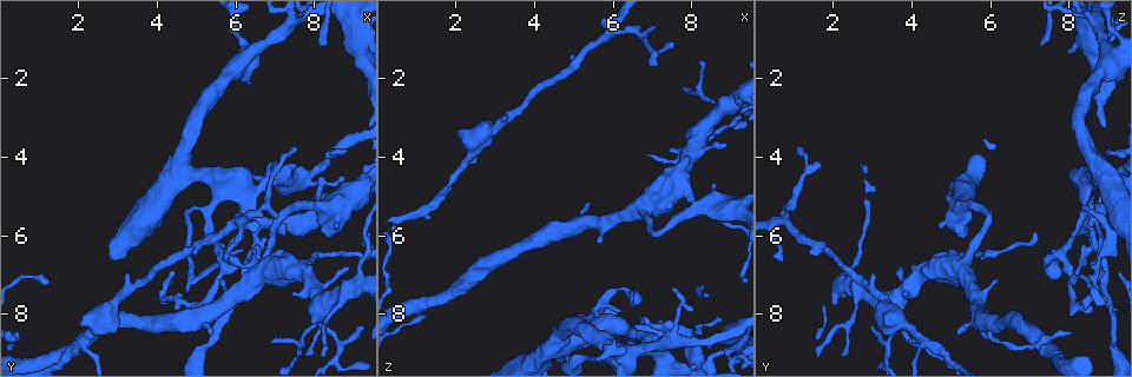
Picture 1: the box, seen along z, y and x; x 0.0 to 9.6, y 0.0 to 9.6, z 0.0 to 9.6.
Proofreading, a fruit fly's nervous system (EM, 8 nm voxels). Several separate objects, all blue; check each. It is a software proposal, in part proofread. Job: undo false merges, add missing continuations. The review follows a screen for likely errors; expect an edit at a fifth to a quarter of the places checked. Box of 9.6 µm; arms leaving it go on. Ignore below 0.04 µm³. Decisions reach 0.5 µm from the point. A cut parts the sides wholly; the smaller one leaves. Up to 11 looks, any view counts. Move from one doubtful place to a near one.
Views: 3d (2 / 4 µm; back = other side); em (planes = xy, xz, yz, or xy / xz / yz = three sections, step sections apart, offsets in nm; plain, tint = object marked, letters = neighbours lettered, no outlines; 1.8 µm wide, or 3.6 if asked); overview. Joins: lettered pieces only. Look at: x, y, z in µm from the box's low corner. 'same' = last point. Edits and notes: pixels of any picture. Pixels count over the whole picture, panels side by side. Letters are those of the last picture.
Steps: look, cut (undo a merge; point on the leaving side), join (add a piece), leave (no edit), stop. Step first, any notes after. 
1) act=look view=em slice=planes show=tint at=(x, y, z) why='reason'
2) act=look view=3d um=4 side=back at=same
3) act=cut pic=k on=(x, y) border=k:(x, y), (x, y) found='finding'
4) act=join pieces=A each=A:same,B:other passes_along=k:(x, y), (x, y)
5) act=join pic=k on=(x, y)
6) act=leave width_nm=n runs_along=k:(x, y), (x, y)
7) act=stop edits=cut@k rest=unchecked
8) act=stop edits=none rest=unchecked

act=look view=em slice=xy step=8 show=tint at=(8.40, 8.50, 3.55)

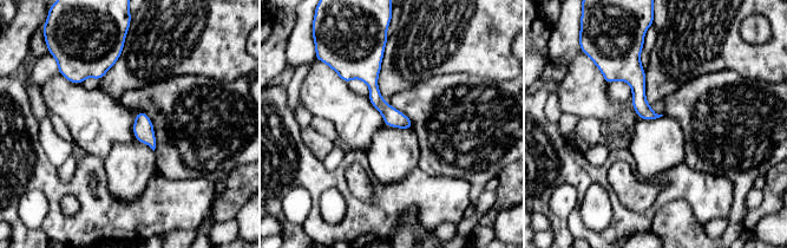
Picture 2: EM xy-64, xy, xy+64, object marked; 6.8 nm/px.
act=look view=em slice=planes show=letters at=same

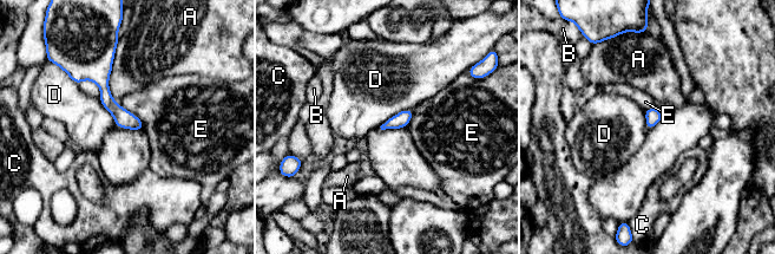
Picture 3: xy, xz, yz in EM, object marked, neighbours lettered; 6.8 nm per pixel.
act=leave width_nm=100 longest_contact=A:400nm each=A:other,B:other,C:other,D:other,E:other found='continuous, no second cell'

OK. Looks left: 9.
act=look view=em slice=xy step=8 show=tint at=(5.75, 6.65, 0.70) why='branch stops here'

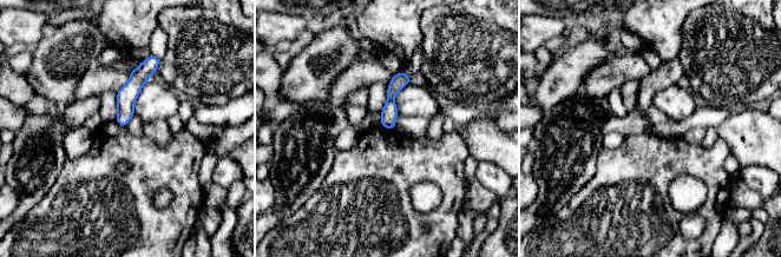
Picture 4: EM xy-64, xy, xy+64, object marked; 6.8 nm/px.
act=look view=em slice=planes show=letters at=same

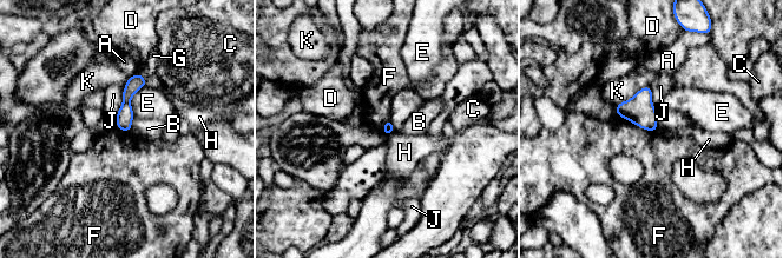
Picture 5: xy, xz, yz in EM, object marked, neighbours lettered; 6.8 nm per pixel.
act=leave each=A:other,B:other,C:other,D:other,E:other,F:other,G:other,H:other,J:other,K:other found='no lettered piece goes on from it'

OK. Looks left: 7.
act=look view=em slice=planes show=letters at=(7.05, 5.40, 0.70) why='free end'

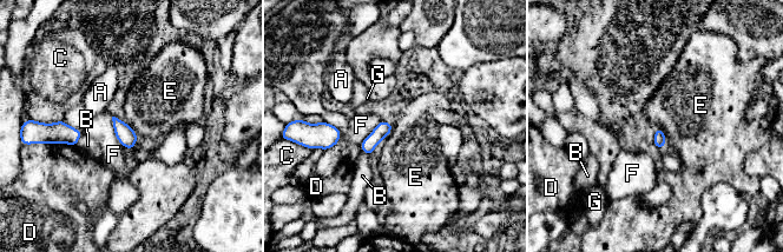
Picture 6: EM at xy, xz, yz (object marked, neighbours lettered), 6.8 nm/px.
act=leave each=A:other,B:other,C:other,D:other,E:other,F:other,G:other found='no lettered piece goes on from it'

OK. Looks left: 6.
act=look view=em slice=yz step=16 show=letters at=(4.80, 6.75, 8.70) why='closes a loop'

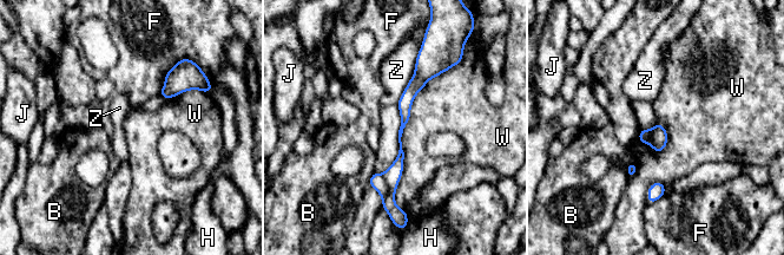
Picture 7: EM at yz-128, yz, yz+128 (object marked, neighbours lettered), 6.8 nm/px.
act=leave longest_contact=W:1000nm each=B:other,F:other,H:other,J:other,W:other,Z:other found='one cell here'

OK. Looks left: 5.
act=stop edits=none rest=unchecked

